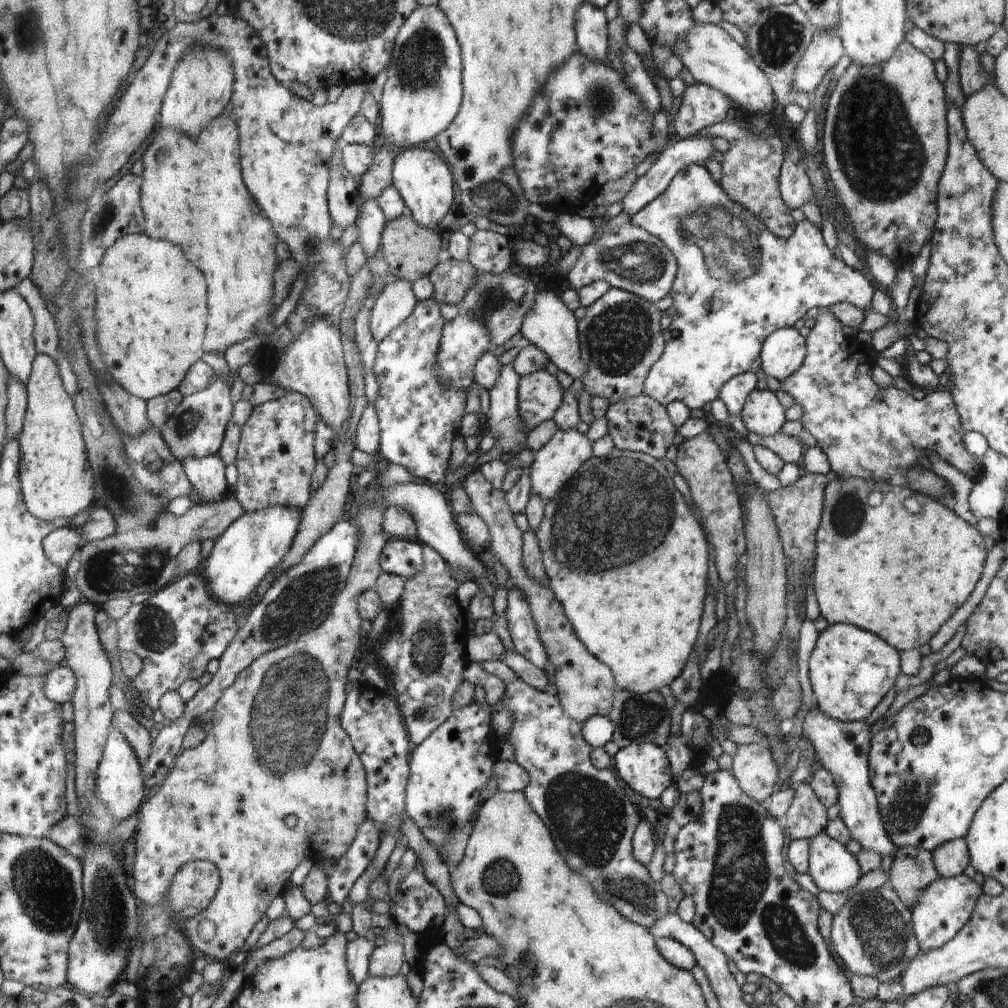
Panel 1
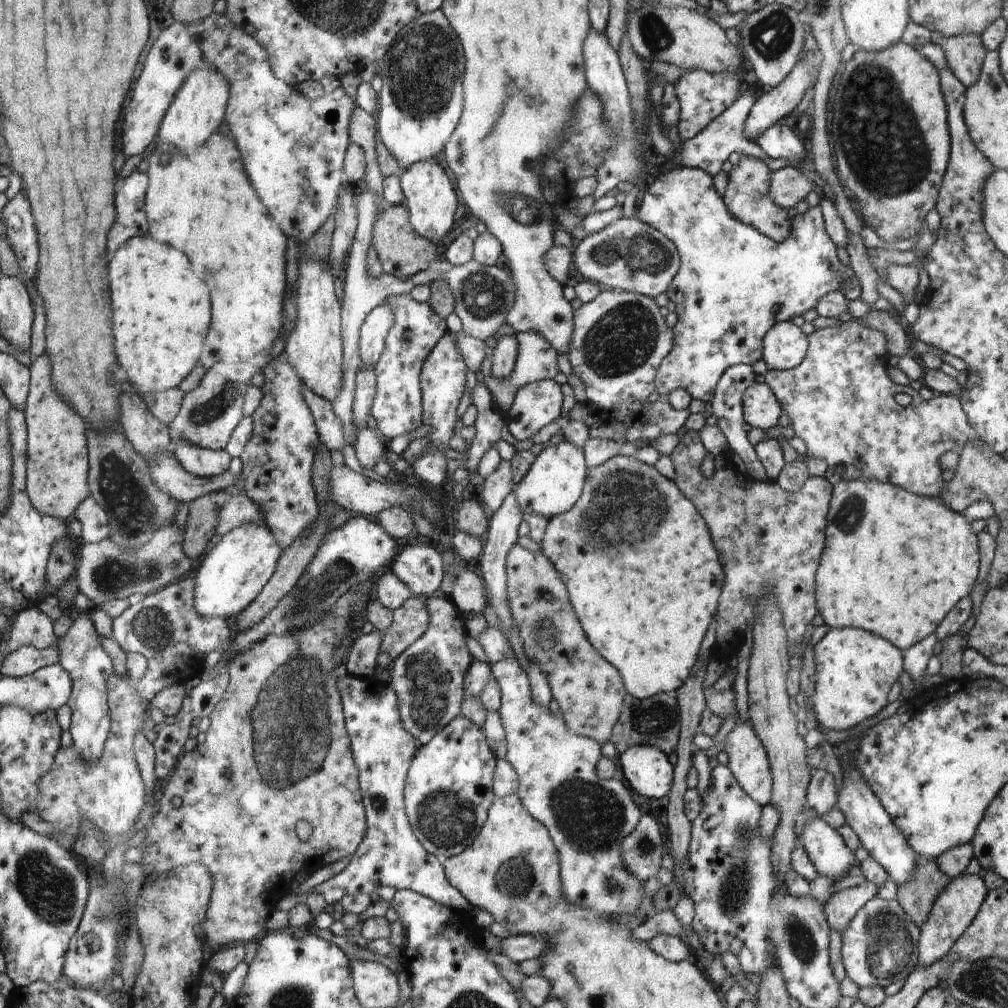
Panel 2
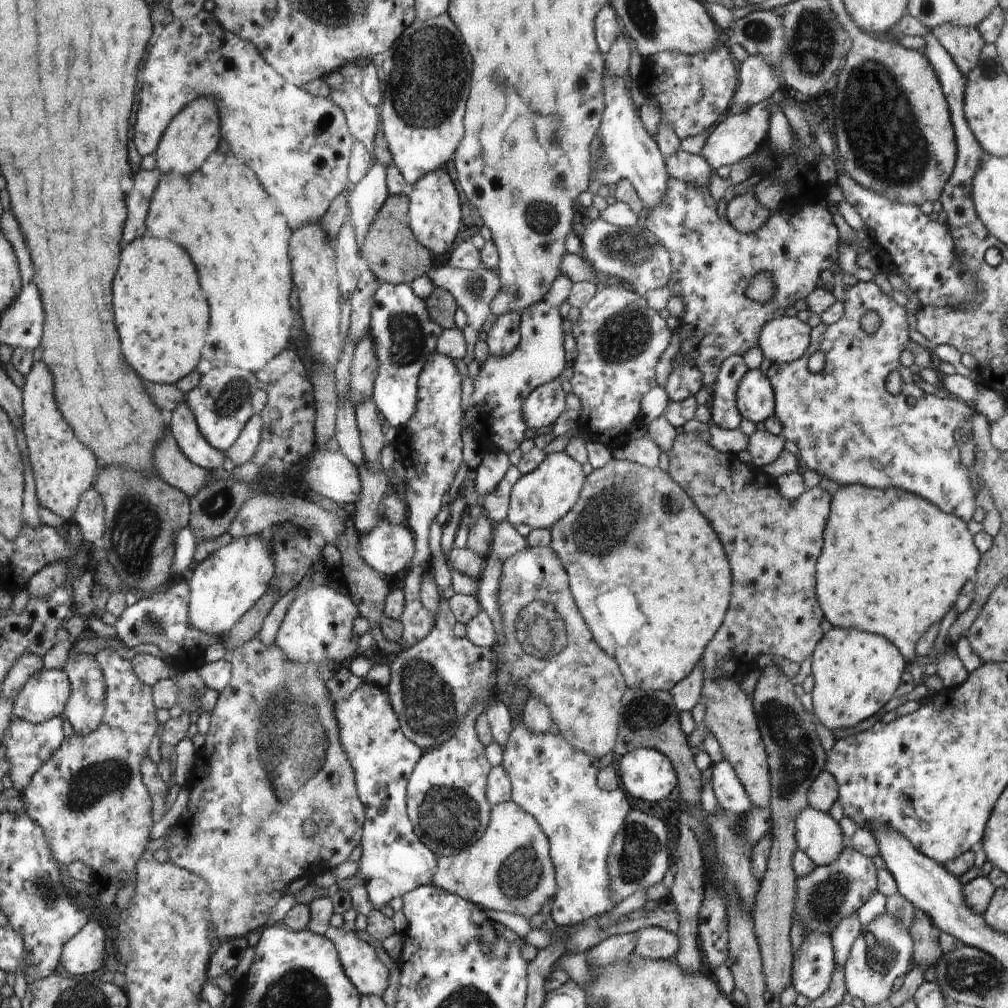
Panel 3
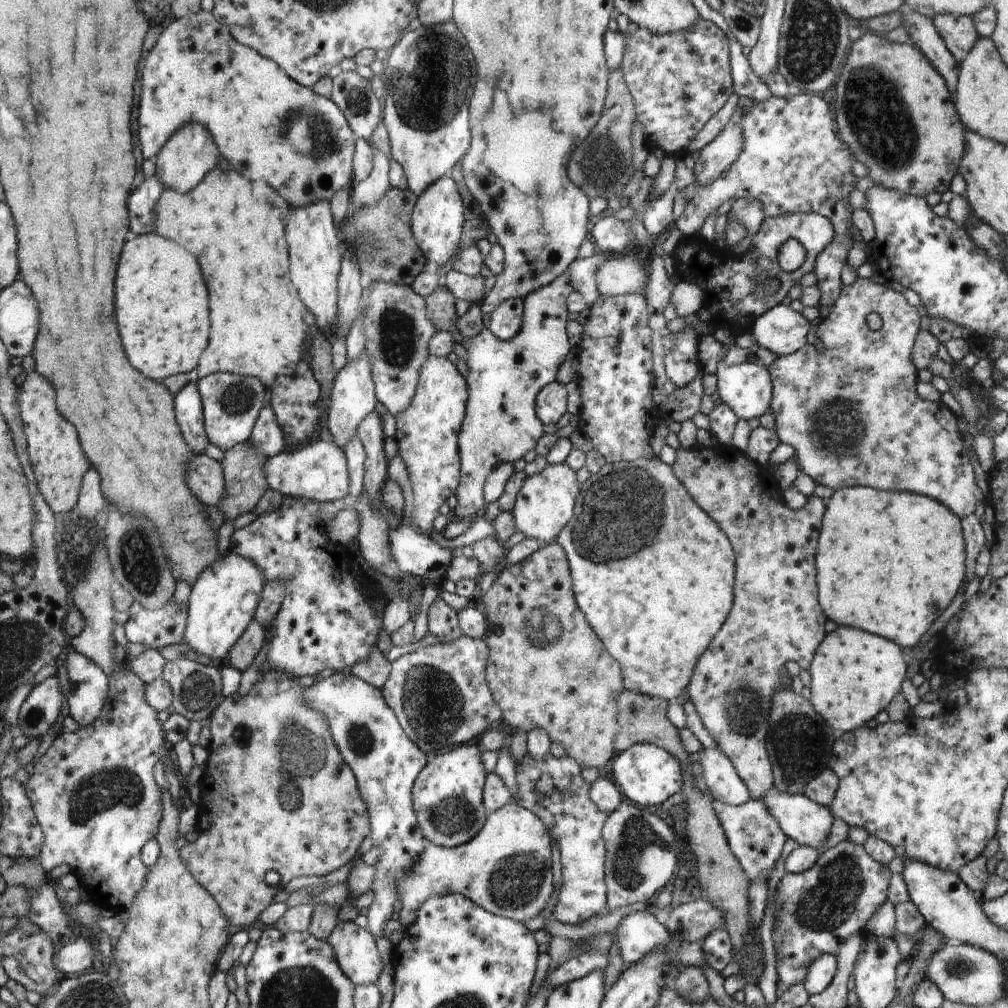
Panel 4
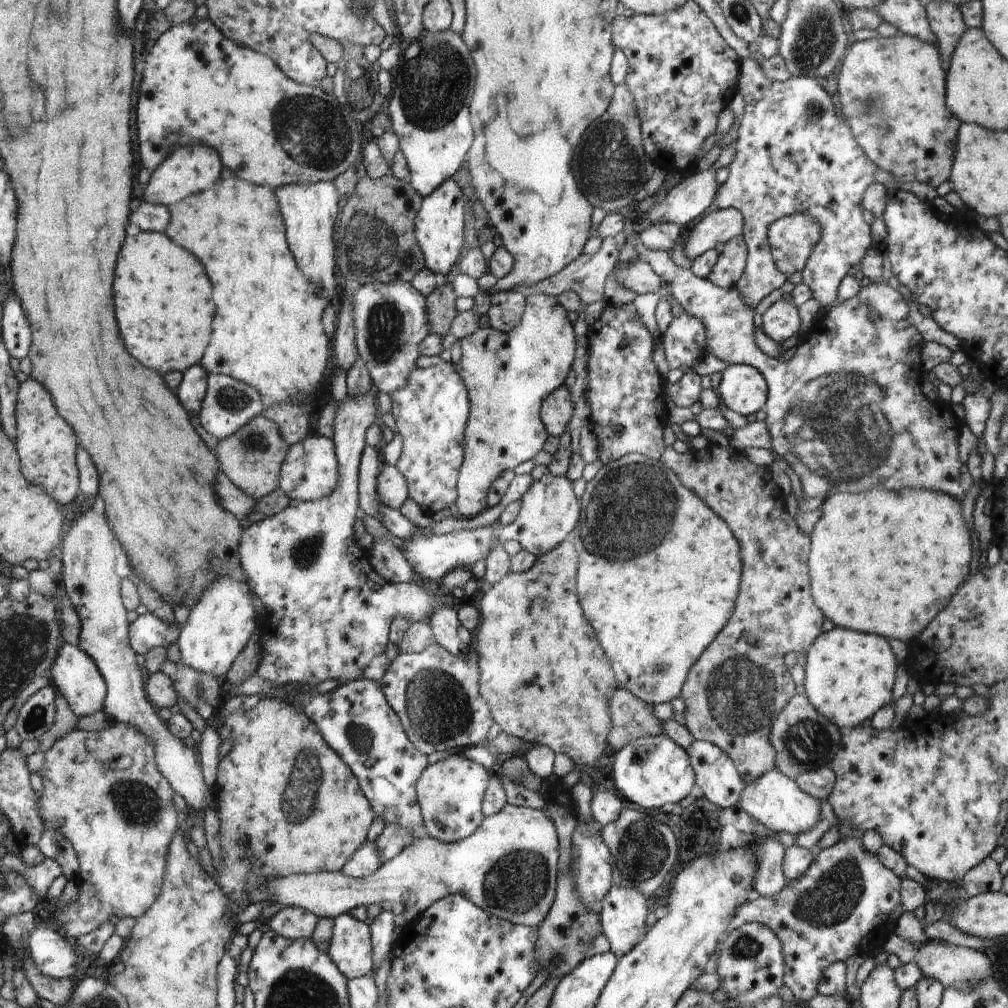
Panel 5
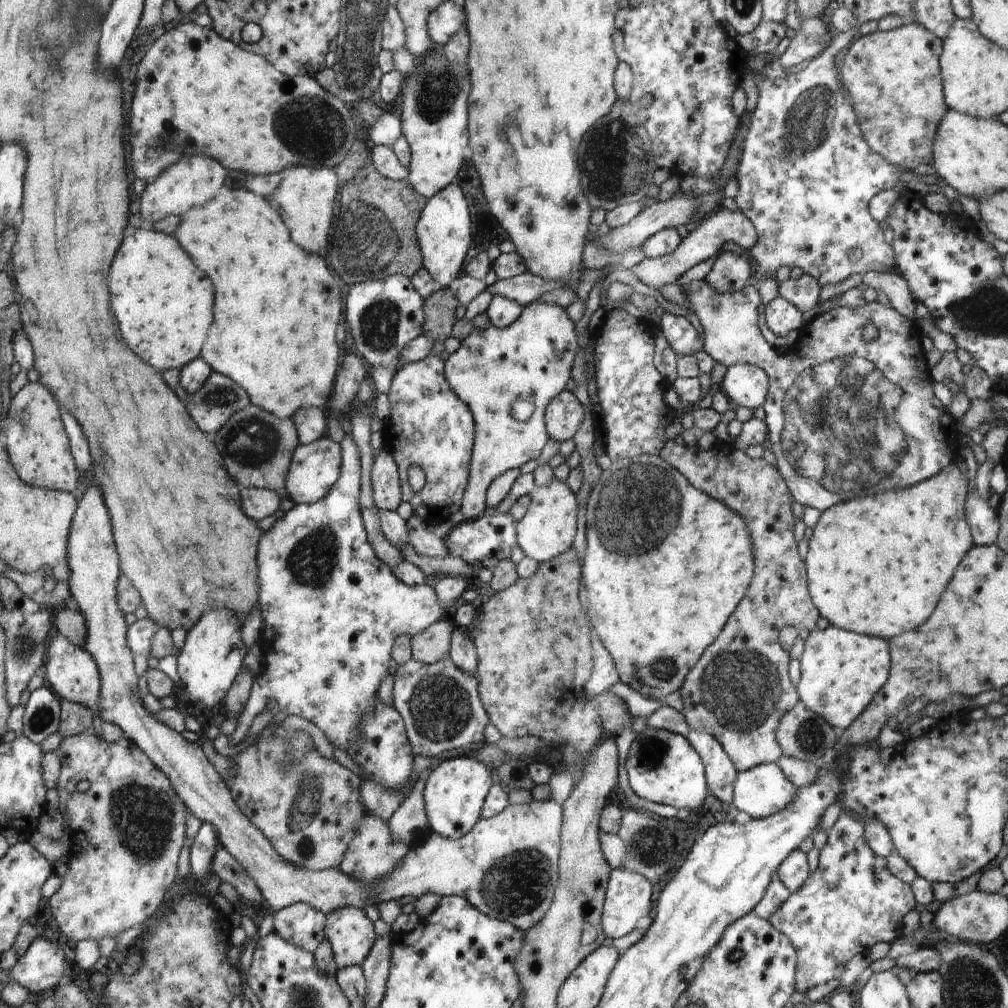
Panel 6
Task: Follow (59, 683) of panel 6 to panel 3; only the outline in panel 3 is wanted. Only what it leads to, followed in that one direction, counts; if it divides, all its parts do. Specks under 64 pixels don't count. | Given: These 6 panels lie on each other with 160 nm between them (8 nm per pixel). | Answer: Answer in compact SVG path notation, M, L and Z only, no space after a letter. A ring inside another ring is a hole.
M75 653L63 665L71 684L71 693L64 707L64 715L77 735L90 735L99 728L106 712L106 676L96 656L88 653Z

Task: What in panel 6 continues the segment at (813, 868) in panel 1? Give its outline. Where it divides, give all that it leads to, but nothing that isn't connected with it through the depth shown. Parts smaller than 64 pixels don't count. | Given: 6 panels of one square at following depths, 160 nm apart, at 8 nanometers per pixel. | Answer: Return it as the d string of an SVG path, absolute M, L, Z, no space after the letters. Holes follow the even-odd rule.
M776 763L739 772L734 781L733 804L752 819L781 813L797 797L797 788Z

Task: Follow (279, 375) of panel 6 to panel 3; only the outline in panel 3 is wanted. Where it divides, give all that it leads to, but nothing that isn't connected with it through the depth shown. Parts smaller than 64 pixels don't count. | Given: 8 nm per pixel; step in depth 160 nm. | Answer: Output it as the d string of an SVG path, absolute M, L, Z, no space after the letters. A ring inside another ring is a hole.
M214 152L212 156L208 156L208 164L204 164L204 168L200 168L200 172L192 172L188 176L182 176L176 172L168 172L161 176L162 178L151 196L150 212L146 218L148 232L152 236L172 240L176 244L184 244L184 248L188 248L188 252L192 252L192 260L196 260L196 268L200 268L200 284L204 284L204 292L208 292L208 296L212 296L212 336L208 336L208 348L204 348L204 360L200 360L197 371L201 375L206 375L214 367L225 367L226 365L236 365L238 368L250 372L262 371L269 360L272 360L276 354L280 354L288 346L290 328L292 328L292 320L294 320L294 314L290 308L290 292L292 292L292 274L290 274L290 260L288 260L290 226L288 226L286 218L284 220L278 218L279 207L276 208L274 200L262 190L254 172L246 164L236 160L232 154Z

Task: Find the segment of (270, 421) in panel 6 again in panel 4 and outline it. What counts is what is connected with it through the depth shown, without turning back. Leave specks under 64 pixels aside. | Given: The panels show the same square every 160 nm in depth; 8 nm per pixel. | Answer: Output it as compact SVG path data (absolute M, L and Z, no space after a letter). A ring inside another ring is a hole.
M249 440L226 450L225 458L220 462L223 465L223 472L226 474L226 492L223 494L223 499L215 506L224 514L225 522L234 521L240 514L253 512L254 508L256 508L258 500L262 498L264 492L270 487L263 473L266 461L266 456L259 455L253 449L253 445Z

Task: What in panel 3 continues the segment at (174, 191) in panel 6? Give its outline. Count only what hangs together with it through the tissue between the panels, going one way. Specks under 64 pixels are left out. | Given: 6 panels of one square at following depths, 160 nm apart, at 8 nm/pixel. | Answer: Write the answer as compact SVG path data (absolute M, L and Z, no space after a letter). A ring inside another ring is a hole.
M202 95L188 103L174 119L171 120L170 126L166 128L166 134L160 139L159 146L156 147L154 158L156 166L162 172L184 172L190 174L200 168L200 164L218 148L216 142L220 140L220 123L218 120L219 104L214 97Z

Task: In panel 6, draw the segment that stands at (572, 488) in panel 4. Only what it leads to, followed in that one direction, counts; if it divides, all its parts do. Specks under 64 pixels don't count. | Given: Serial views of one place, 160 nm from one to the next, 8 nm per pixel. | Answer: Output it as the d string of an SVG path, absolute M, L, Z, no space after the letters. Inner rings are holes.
M554 477L550 484L535 487L524 516L516 523L517 545L525 556L540 563L558 558L572 546L576 534L576 502L575 493L564 481Z

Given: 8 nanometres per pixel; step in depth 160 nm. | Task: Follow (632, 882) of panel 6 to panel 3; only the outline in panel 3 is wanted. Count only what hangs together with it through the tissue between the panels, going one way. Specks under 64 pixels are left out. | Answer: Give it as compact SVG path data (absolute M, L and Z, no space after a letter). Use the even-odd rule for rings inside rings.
M648 927L636 932L634 955L645 959L667 960L679 952L679 936L661 928Z

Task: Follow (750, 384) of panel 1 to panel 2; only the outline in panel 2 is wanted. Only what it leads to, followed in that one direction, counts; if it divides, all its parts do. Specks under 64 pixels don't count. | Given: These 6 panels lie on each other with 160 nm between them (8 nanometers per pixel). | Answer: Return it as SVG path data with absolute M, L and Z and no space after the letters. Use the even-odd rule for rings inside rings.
M736 364L735 366L729 367L719 381L719 388L715 390L715 400L712 400L712 414L716 416L718 428L728 441L728 450L731 453L736 453L742 459L742 462L746 465L747 473L752 476L753 480L758 482L767 481L766 472L764 466L761 464L756 450L747 439L747 433L744 431L744 418L743 418L743 406L742 400L744 390L754 384L756 375L752 367L746 364Z

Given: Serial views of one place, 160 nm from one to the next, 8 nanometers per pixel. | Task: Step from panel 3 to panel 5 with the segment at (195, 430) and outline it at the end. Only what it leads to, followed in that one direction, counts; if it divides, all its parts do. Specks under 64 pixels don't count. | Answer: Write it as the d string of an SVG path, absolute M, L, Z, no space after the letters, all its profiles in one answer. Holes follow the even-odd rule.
M195 364L190 370L183 372L180 386L178 386L178 396L184 400L184 408L188 412L198 414L207 394L207 379L210 378L208 371L200 364Z

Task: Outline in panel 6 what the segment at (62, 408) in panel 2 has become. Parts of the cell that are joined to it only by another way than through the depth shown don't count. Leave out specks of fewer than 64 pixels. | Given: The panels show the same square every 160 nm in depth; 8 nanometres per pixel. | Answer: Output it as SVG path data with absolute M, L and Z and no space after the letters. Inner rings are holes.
M28 382L12 396L6 420L6 444L11 463L24 482L32 487L55 491L72 490L78 486L78 466L74 466L70 440L64 434L58 404L40 382Z

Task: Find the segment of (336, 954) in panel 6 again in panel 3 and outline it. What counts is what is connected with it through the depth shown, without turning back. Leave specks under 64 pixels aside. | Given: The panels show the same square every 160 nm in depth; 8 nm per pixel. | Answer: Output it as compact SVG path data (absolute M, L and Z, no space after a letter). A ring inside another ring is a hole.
M332 925L325 935L336 944L341 964L360 994L381 997L388 988L388 970L370 944L360 940L353 930L345 932Z

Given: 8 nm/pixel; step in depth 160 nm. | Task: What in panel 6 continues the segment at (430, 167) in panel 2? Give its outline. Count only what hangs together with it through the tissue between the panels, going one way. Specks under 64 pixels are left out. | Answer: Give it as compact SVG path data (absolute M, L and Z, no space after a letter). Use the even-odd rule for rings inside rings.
M456 182L431 196L416 223L416 234L423 253L422 269L429 272L440 288L449 287L462 272L462 262L472 242L472 223L462 189Z

